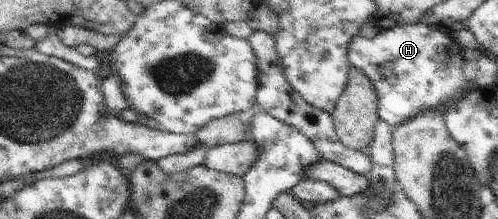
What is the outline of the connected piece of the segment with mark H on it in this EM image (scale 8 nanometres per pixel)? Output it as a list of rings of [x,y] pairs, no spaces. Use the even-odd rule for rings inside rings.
[[[419,23],[392,26],[372,39],[355,36],[347,46],[347,58],[370,78],[379,98],[378,118],[393,127],[427,108],[447,111],[467,96],[470,80],[463,75],[461,50],[449,32]]]

